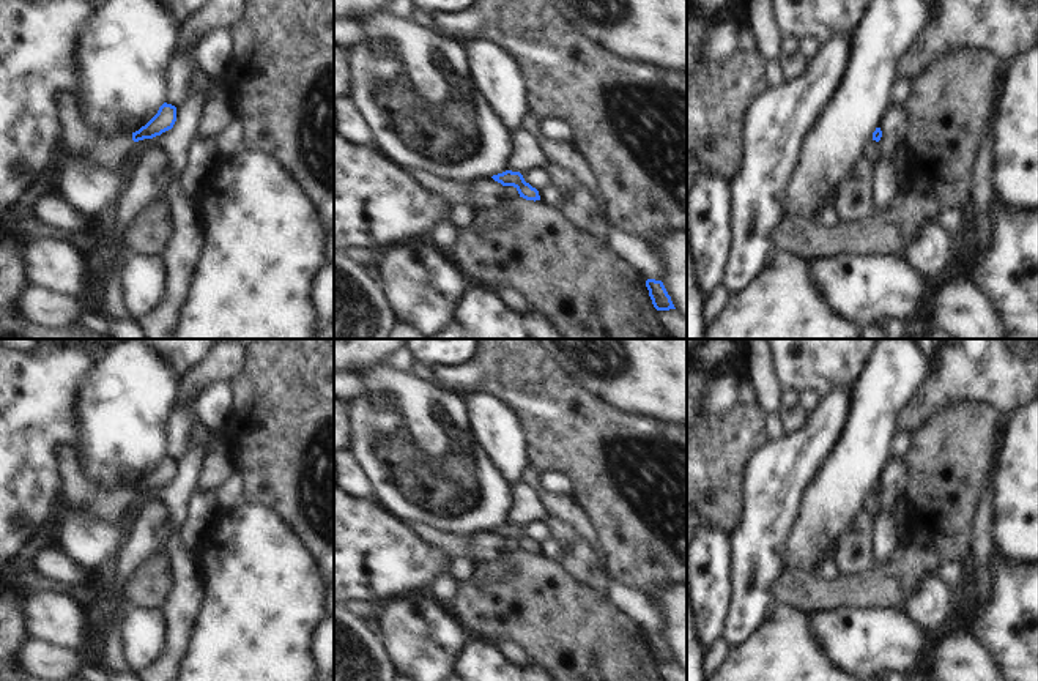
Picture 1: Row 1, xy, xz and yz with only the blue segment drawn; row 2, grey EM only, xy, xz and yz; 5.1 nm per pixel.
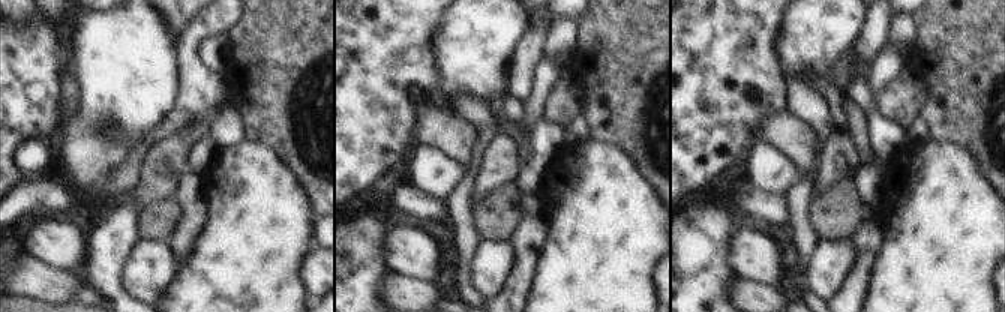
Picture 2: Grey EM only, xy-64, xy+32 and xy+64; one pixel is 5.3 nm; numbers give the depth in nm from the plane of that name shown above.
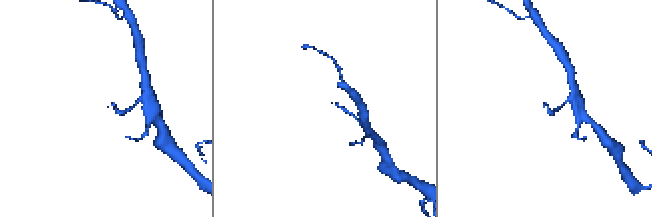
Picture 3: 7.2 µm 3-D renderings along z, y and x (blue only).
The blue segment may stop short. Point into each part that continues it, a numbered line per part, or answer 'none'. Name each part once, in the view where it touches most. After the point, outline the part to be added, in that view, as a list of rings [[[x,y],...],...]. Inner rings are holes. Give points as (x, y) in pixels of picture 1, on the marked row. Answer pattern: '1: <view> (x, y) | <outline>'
none

